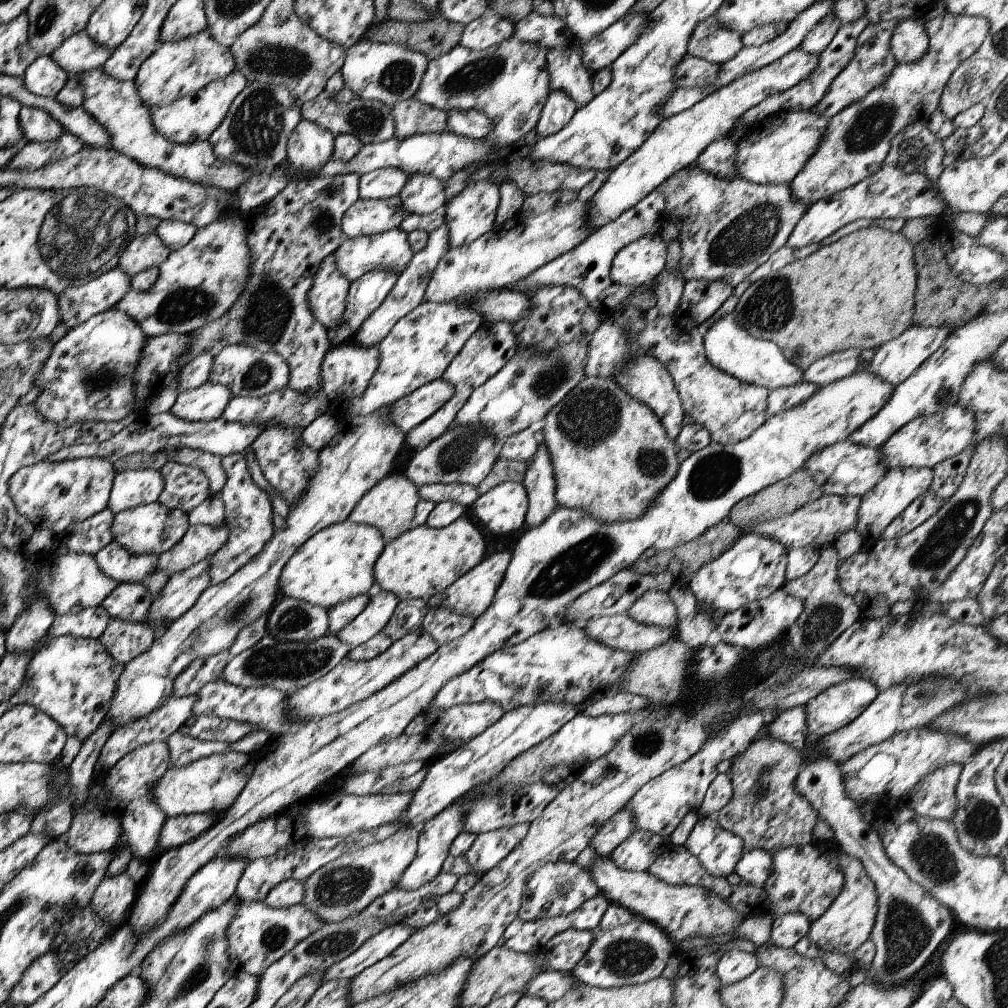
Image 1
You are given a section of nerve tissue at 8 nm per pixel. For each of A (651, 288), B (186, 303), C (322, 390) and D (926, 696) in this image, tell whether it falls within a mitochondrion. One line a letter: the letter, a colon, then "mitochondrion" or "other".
A: other
B: mitochondrion
C: other
D: mitochondrion

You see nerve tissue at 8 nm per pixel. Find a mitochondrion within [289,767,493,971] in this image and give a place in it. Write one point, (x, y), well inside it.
(338, 888)

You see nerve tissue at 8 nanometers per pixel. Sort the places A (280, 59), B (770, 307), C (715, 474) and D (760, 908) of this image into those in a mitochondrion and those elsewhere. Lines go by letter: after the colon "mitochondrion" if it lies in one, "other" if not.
A: mitochondrion
B: mitochondrion
C: mitochondrion
D: other

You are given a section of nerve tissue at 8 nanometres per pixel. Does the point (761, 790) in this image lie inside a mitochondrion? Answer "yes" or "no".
yes

